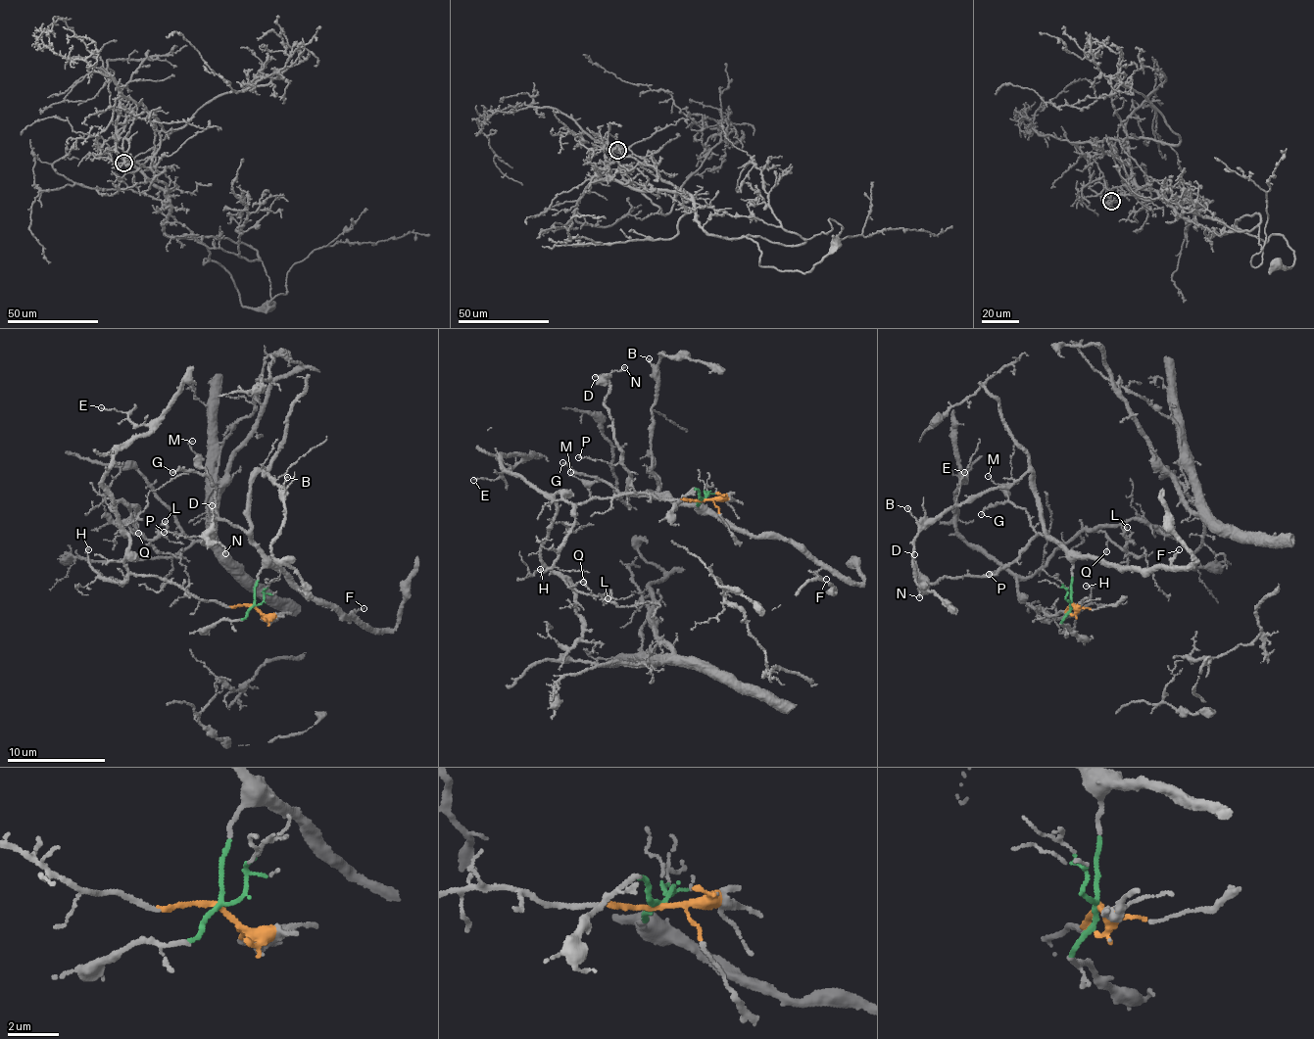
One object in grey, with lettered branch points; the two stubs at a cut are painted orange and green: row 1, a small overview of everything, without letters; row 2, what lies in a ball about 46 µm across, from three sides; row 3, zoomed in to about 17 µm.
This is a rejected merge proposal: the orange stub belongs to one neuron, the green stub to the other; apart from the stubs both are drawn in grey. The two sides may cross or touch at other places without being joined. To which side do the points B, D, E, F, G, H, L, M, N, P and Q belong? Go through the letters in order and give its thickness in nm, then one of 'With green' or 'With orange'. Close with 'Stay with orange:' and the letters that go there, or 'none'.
B: Thickness 120 nm. With green
D: Thickness 110 nm. With green
E: Thickness 120 nm. With orange
F: Thickness 100 nm. With green
G: Thickness 150 nm. With green
H: Thickness 130 nm. With orange
L: Thickness 180 nm. With orange
M: Thickness 90 nm. With green
N: Thickness 120 nm. With green
P: Thickness 110 nm. With green
Q: Thickness 120 nm. With orange
Stay with orange: E, H, L, Q

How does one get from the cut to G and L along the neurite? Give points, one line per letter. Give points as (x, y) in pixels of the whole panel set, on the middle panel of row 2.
G: (703, 498), (694, 508), (666, 496), (623, 495), (603, 481), (574, 474), (562, 462)
L: (703, 498), (640, 494), (577, 502), (559, 491), (539, 553), (563, 582), (580, 591), (610, 592), (608, 598)

